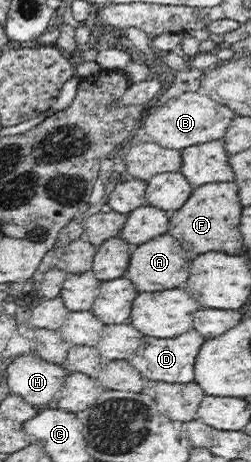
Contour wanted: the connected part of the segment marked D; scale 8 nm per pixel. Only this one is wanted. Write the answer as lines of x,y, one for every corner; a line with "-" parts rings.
193,329
169,339
144,336
138,351
127,360
141,371
147,381
183,384
193,382
195,359
203,345
203,339
204,337

